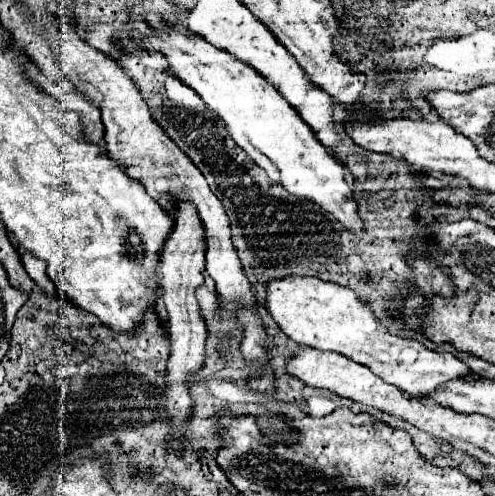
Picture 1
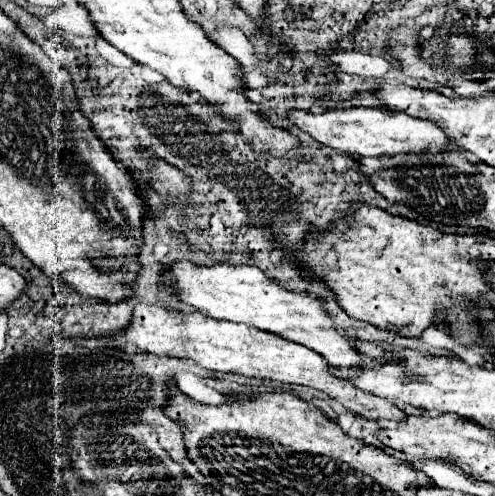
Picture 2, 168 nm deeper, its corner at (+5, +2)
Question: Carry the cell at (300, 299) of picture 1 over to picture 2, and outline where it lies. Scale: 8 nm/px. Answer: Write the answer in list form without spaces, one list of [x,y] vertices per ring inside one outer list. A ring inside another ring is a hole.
[[[175,260],[167,272],[161,274],[159,282],[161,290],[173,290],[173,294],[193,306],[195,310],[215,318],[229,320],[255,326],[259,330],[273,332],[285,340],[303,344],[313,352],[321,354],[327,364],[337,368],[361,368],[365,364],[365,356],[361,356],[353,346],[355,340],[341,336],[331,326],[331,316],[323,310],[323,300],[317,300],[309,294],[283,290],[281,284],[263,276],[263,272],[255,266],[199,266],[189,260]]]

